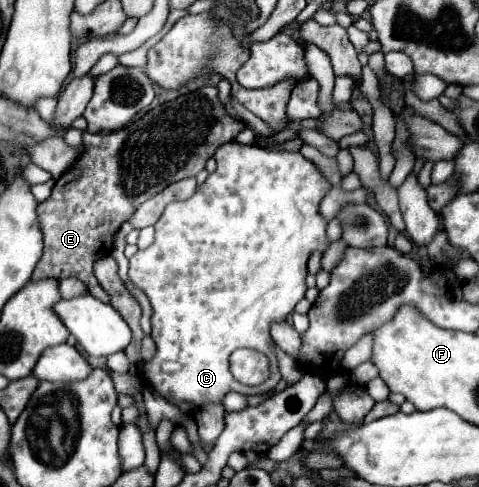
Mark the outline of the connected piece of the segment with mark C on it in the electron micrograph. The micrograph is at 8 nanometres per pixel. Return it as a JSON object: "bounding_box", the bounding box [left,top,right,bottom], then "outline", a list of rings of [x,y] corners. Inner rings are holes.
{"bounding_box":[128,142,330,406],"outline":[[[228,142],[224,146],[220,146],[214,154],[216,160],[216,170],[208,176],[208,180],[204,182],[204,186],[188,200],[184,202],[172,202],[164,214],[160,216],[160,220],[154,224],[156,230],[156,240],[152,246],[148,246],[146,250],[138,250],[132,258],[130,258],[130,270],[128,276],[130,280],[144,290],[144,294],[148,296],[150,304],[152,304],[152,340],[156,342],[156,358],[152,358],[152,362],[144,362],[142,368],[142,378],[146,382],[150,382],[152,388],[156,388],[168,402],[178,404],[178,402],[190,402],[194,406],[202,406],[206,402],[222,402],[224,394],[228,390],[236,390],[242,394],[266,394],[268,390],[272,390],[278,382],[280,382],[280,372],[278,372],[278,362],[276,356],[272,352],[272,338],[268,334],[268,326],[276,320],[286,320],[286,316],[294,310],[294,306],[304,298],[306,292],[306,260],[310,256],[312,250],[324,250],[330,240],[326,238],[326,222],[322,220],[322,216],[318,214],[318,204],[324,198],[324,194],[330,190],[330,182],[320,174],[320,170],[306,160],[300,152],[288,152],[288,150],[272,150],[272,148],[260,148],[260,146],[244,146],[238,142]],[[238,348],[252,348],[258,350],[262,354],[266,354],[268,362],[270,362],[270,378],[258,386],[246,386],[240,384],[238,380],[234,380],[234,376],[228,370],[228,358],[234,350]]]}

